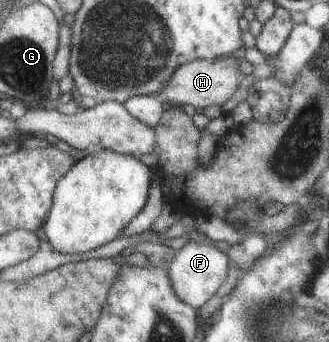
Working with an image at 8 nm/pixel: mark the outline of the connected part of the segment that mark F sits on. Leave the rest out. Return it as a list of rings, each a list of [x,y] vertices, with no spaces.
[[[187,239],[178,242],[176,256],[170,261],[168,279],[172,283],[172,291],[176,297],[198,310],[217,293],[227,279],[228,257],[212,245],[212,243],[196,243]]]

